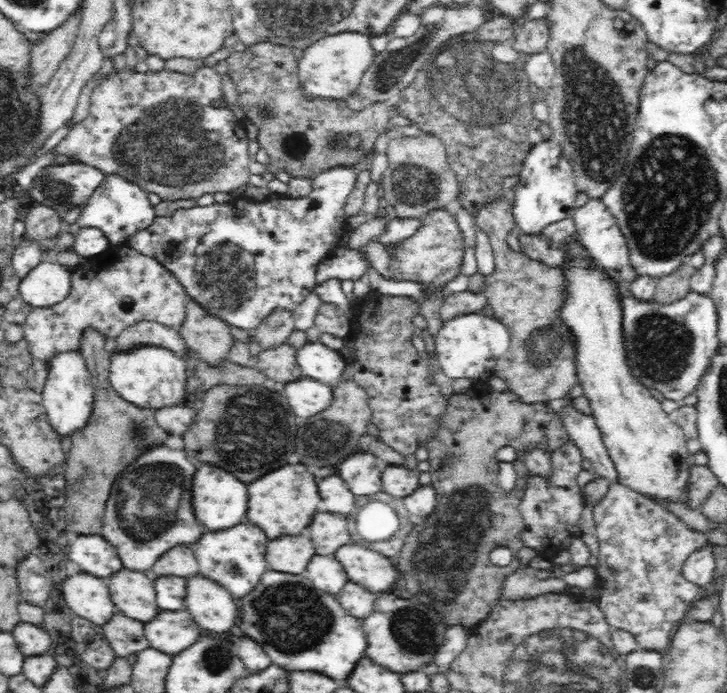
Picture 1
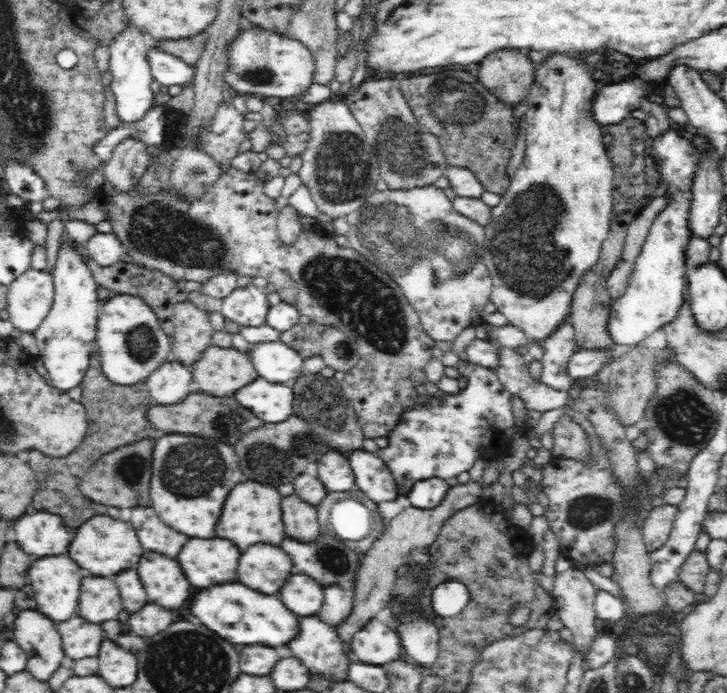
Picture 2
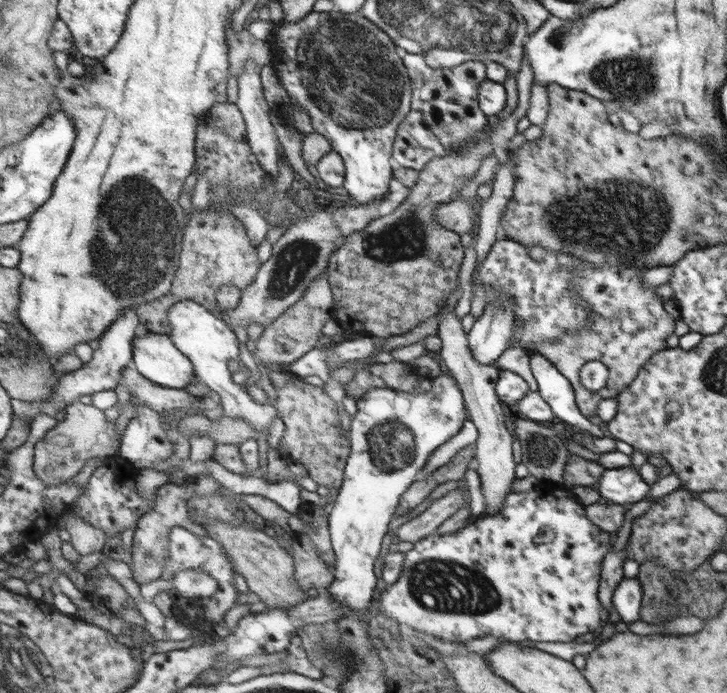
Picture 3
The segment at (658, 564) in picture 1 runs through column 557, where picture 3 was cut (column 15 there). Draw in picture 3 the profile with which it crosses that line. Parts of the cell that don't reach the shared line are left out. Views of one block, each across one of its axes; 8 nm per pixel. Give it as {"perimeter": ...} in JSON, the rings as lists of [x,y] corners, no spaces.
{"perimeter":[[[130,306],[120,317],[118,322],[114,322],[114,326],[110,326],[106,336],[100,339],[101,348],[96,351],[96,355],[92,362],[84,364],[80,370],[65,374],[62,378],[62,384],[57,387],[54,398],[50,402],[26,402],[12,398],[12,406],[14,406],[14,415],[16,418],[24,418],[34,422],[36,417],[42,413],[49,415],[66,410],[68,405],[74,404],[80,400],[82,396],[89,394],[94,396],[96,393],[105,390],[118,388],[124,380],[124,368],[134,365],[135,362],[135,338],[138,332],[138,327],[144,322],[139,316],[139,308]]]}

